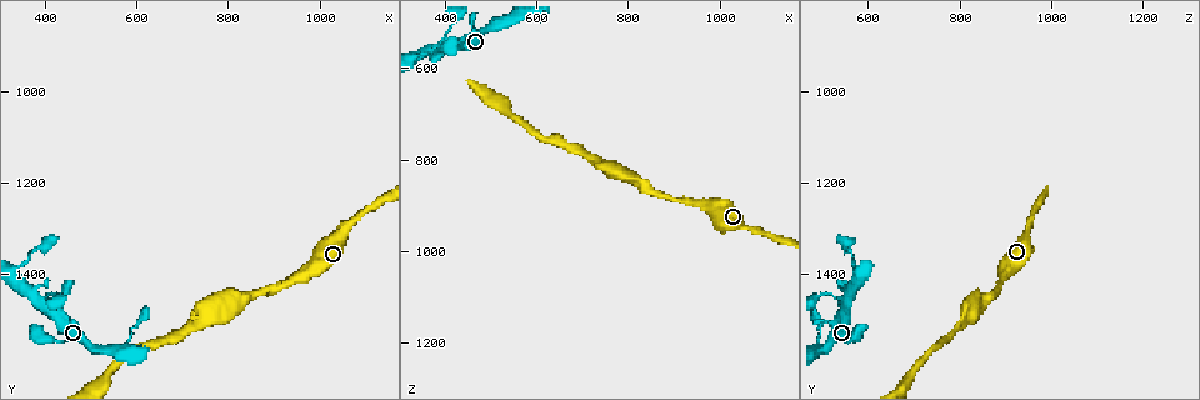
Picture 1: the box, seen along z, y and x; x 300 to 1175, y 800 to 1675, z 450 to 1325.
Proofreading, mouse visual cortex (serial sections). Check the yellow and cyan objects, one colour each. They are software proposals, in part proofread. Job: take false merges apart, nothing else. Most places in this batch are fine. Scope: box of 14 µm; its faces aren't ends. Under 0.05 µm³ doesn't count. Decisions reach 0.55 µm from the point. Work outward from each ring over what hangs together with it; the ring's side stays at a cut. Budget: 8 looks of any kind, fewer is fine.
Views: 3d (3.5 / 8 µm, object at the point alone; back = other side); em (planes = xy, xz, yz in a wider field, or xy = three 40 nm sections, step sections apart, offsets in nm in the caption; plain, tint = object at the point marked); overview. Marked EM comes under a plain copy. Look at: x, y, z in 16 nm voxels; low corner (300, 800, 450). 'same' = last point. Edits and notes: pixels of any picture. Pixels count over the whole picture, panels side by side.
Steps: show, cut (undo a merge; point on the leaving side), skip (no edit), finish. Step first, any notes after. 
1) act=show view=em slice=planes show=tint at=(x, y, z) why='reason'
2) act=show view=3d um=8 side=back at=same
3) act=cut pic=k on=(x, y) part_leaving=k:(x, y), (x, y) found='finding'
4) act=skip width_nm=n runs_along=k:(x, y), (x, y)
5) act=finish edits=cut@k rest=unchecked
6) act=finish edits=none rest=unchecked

act=show view=3d um=8 at=(980, 1395, 905) why='calibre changes'

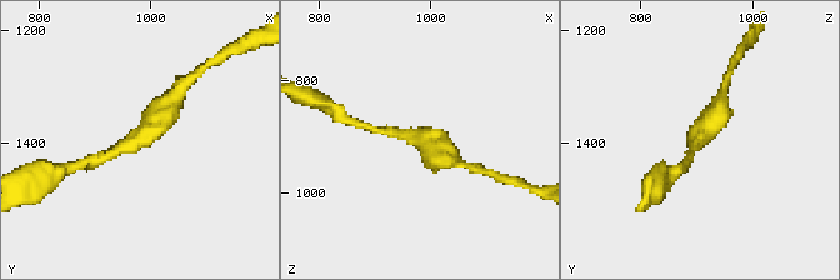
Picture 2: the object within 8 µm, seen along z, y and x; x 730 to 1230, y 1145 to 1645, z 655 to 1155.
act=show view=3d um=3.5 at=(975, 1385, 905) why='zoom in'

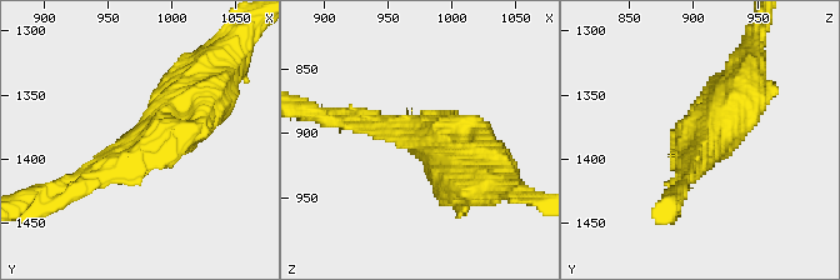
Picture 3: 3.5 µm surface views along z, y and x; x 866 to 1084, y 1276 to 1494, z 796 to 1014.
act=show view=em slice=xy step=5 show=tint at=(978, 1388, 908) arm_widths_nm=250,600

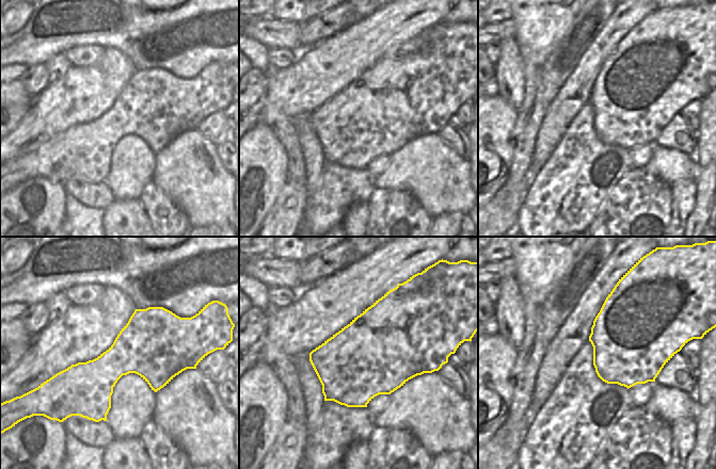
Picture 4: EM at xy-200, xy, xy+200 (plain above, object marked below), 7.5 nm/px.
act=skip runs_along=3:(206, 103), (76, 188) found='continuous, no second cell'

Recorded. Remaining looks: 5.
act=show view=3d um=3.5 at=(390, 1460, 555) why='two arms in line, one across'

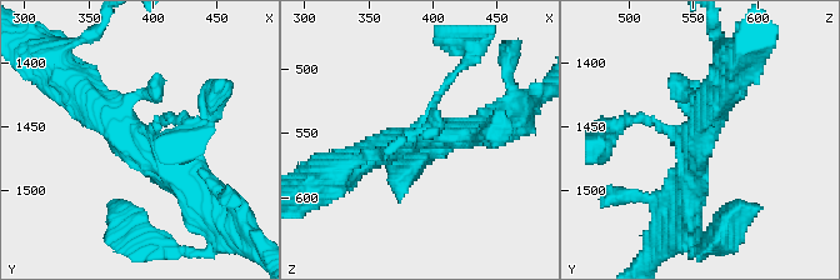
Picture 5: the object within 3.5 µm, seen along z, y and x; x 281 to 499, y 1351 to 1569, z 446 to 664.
act=show view=em slice=xy step=2 show=tint at=(396, 1464, 550) why='need the tissue'

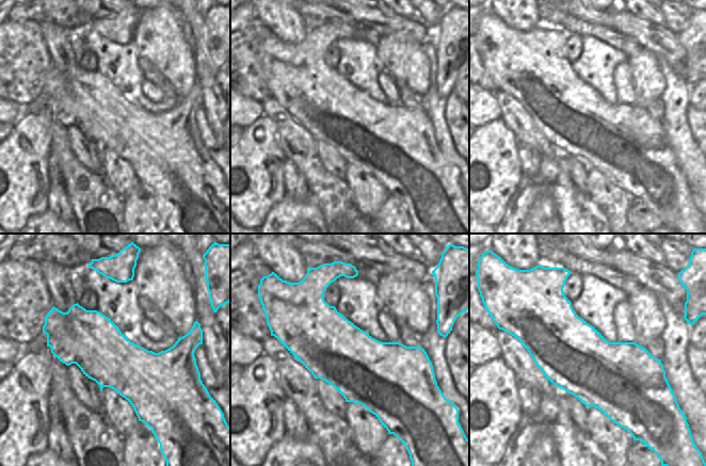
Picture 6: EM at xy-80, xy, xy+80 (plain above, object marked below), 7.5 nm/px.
act=skip runs_along=5:(210, 206), (80, 95) found='one cell here'

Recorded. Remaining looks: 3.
act=show view=3d um=3.5 at=(750, 1495, 805) why='thick turns thin'

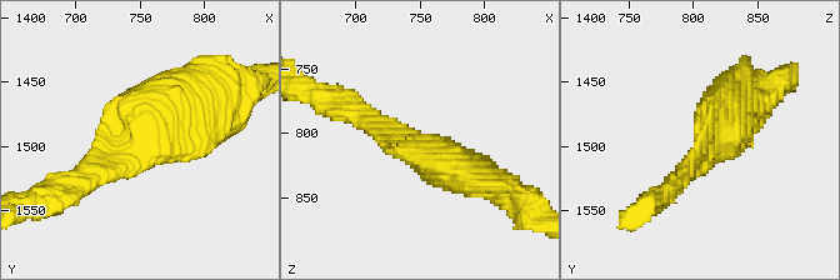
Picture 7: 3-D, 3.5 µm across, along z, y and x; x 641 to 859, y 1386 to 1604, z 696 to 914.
act=show view=em slice=xy step=2 show=tint at=(752, 1500, 810) why='need the tissue'

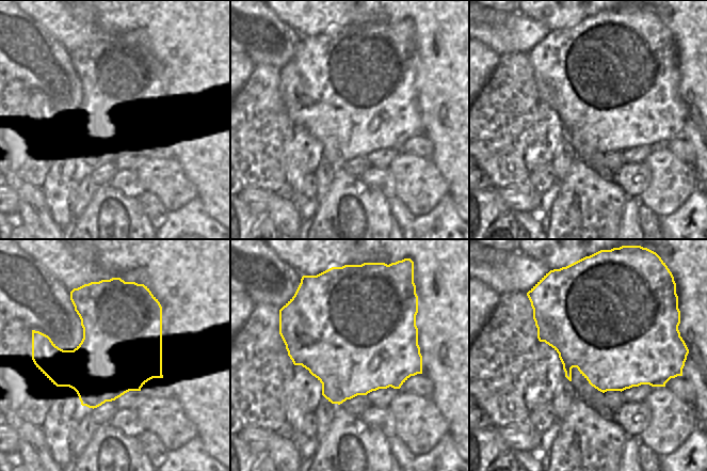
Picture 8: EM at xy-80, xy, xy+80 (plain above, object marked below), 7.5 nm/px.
act=show view=em slice=planes show=tint at=same

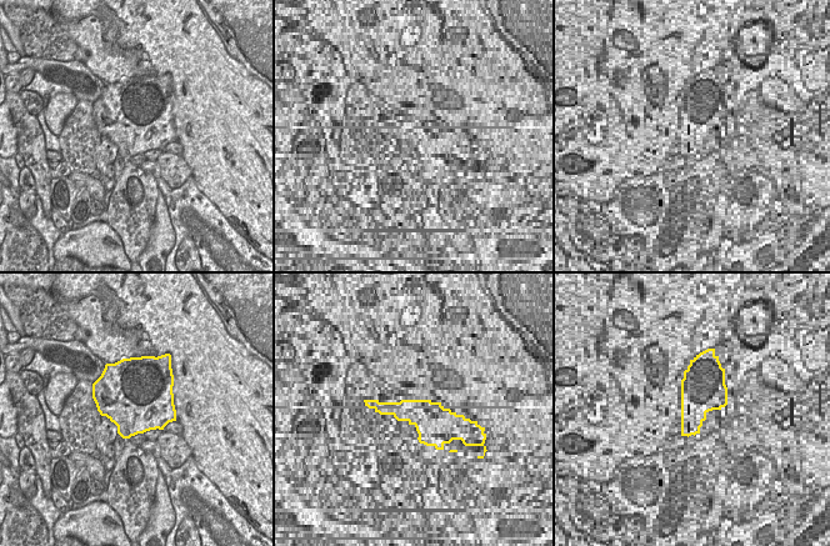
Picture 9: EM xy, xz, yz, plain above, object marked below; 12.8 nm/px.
act=skip runs_along=7:(506, 193), (371, 121) found='continuous, no second cell'

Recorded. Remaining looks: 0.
act=finish edits=none rest=unchecked

